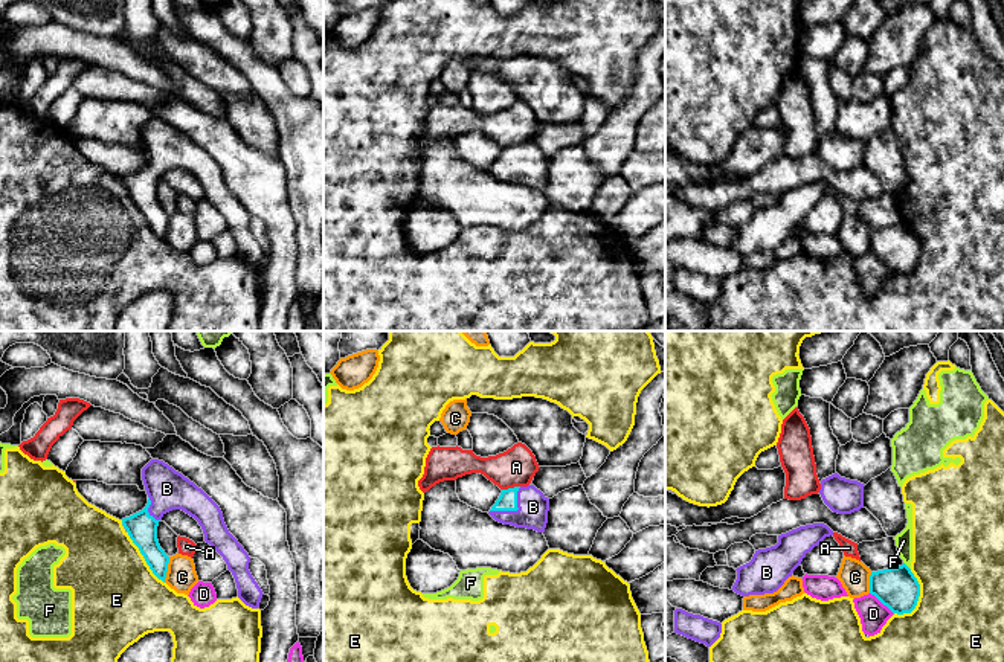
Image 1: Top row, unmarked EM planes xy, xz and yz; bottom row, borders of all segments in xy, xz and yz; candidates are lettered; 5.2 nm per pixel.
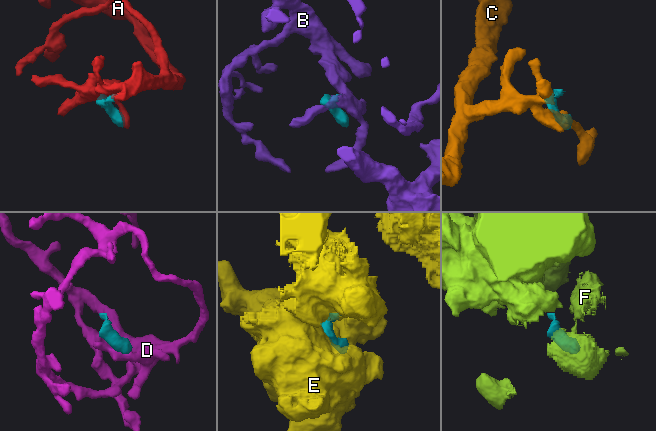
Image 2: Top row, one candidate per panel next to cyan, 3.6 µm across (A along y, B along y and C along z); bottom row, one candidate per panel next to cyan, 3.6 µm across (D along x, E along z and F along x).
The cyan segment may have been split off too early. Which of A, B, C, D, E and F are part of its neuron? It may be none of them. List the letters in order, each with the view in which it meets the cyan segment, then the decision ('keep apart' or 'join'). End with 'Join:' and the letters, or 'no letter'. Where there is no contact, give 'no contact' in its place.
A: xz | keep apart
B: xz | join
C: xy | keep apart
D: yz | keep apart
E: yz | keep apart
F: yz | keep apart
Join: B

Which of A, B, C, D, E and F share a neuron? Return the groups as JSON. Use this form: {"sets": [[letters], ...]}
{"sets": [["A"], ["B"], ["C"], ["D"], ["E", "F"]]}

